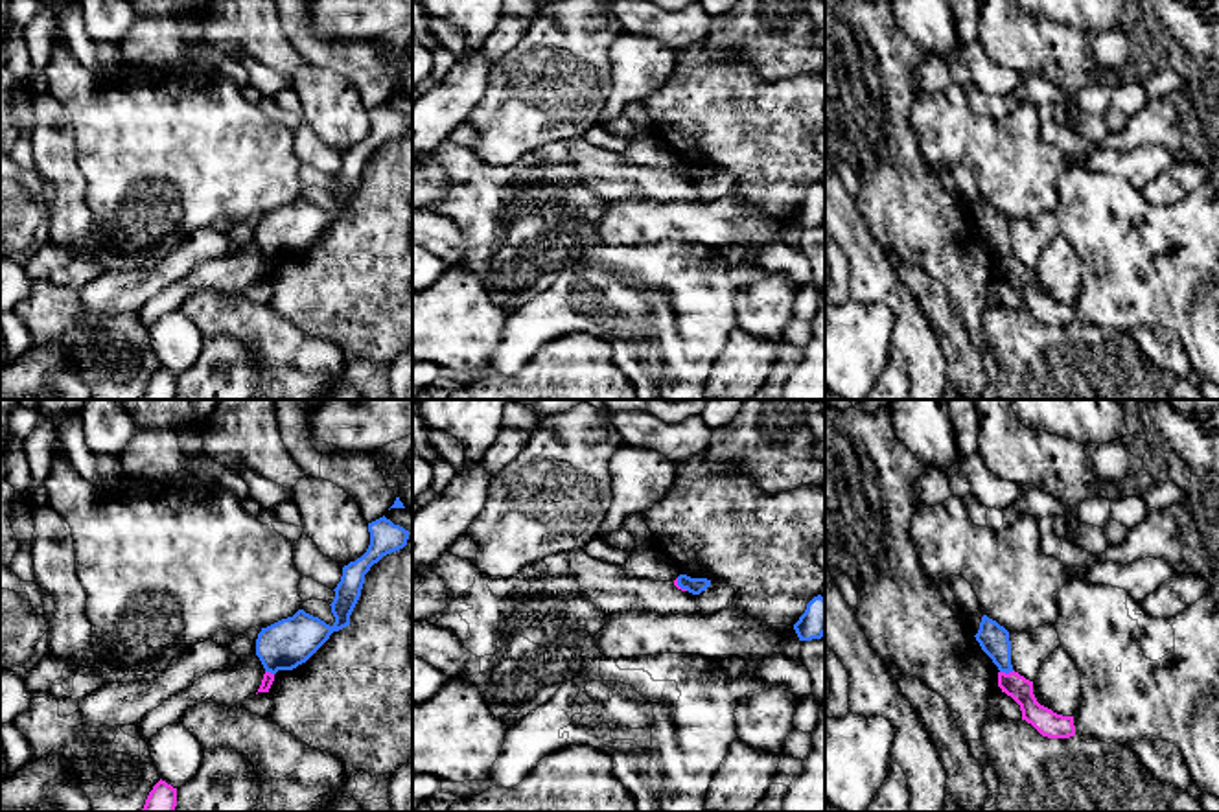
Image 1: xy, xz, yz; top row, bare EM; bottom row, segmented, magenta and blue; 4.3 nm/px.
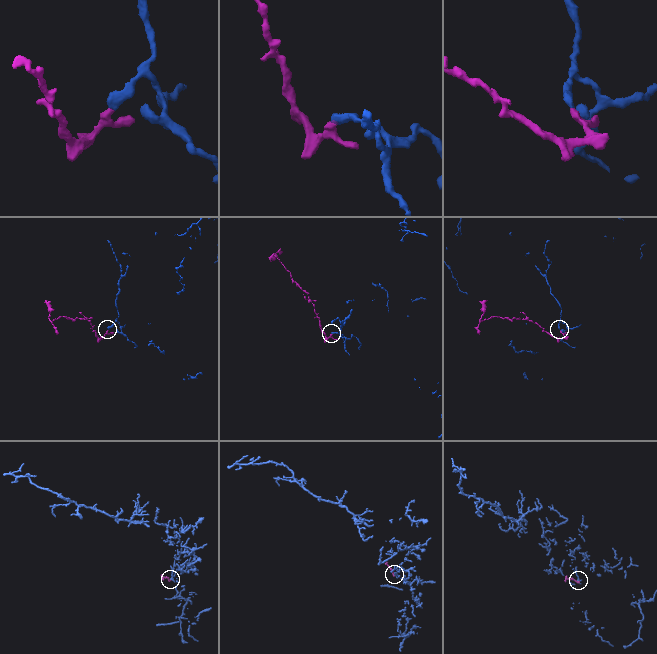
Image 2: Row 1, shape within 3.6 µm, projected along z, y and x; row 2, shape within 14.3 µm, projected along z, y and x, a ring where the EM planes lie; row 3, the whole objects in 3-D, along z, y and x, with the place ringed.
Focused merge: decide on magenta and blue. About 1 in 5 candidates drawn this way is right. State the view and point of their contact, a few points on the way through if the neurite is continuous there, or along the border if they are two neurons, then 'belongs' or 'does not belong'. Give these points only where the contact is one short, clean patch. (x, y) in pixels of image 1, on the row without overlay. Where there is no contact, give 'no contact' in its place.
yz (1004, 260) | along yz (1013, 258), (1000, 260) | does not belong

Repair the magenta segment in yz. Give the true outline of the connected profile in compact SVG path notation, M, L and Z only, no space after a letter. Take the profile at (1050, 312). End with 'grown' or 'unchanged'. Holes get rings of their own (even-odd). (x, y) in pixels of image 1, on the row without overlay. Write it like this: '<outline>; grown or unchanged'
M998 260L998 274L1020 293L1022 307L1031 311L1042 324L1070 326L1075 322L1074 304L1062 304L1040 293L1033 282L1033 269L1018 260Z; unchanged

